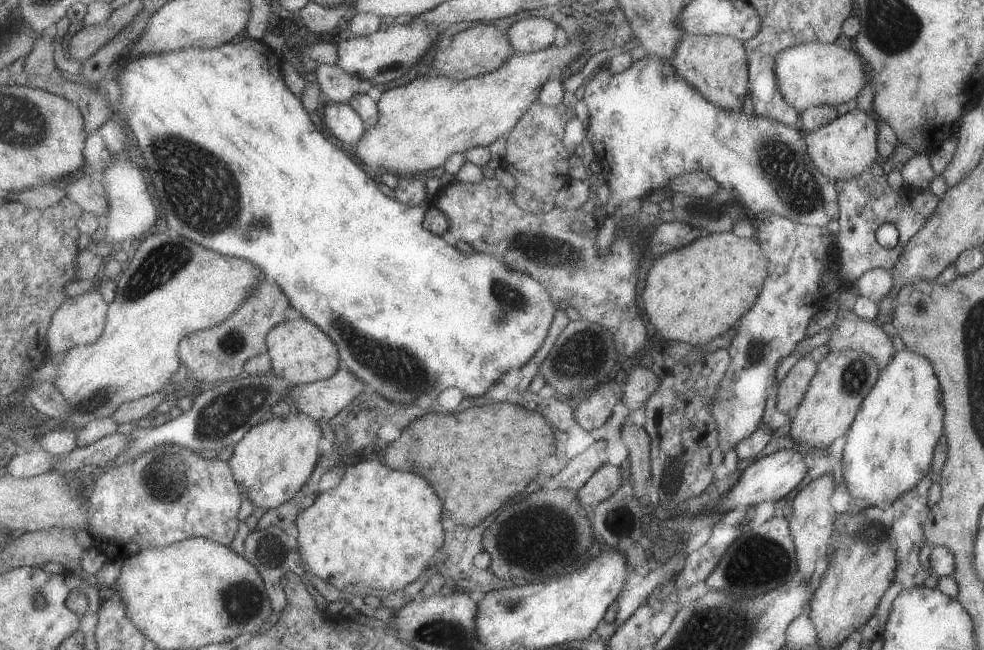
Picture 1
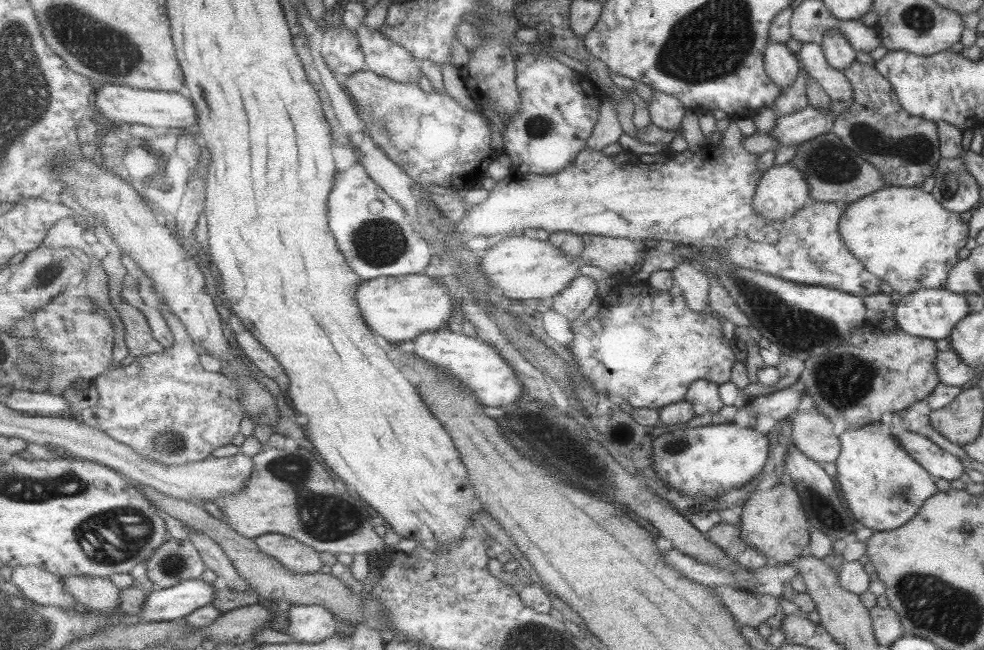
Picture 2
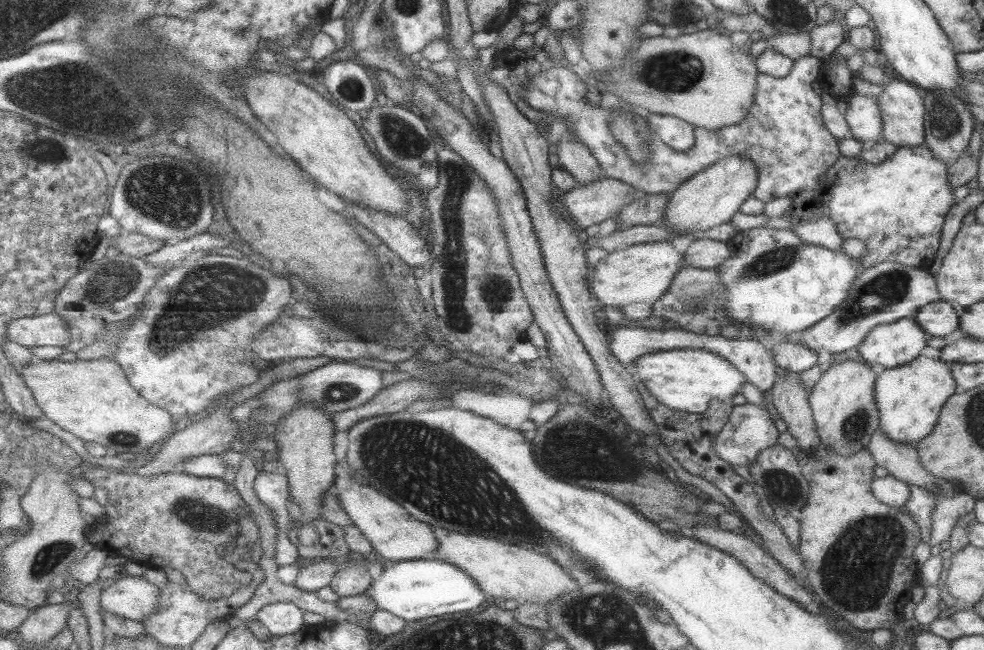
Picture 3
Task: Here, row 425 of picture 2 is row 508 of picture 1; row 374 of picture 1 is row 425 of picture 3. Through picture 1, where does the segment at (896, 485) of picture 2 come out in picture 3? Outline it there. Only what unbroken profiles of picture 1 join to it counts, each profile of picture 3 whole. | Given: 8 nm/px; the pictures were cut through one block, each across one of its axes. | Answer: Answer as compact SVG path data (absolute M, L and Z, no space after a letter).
M920 355L908 364L886 369L876 379L874 389L879 410L879 430L896 444L915 446L934 430L942 408L955 393L956 387L950 365L941 358Z

